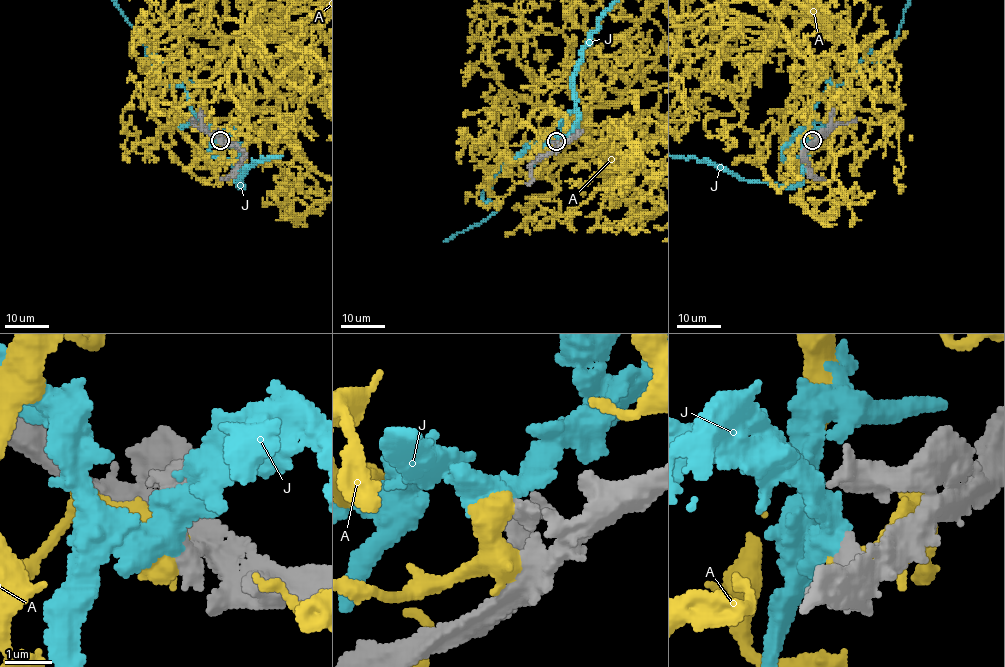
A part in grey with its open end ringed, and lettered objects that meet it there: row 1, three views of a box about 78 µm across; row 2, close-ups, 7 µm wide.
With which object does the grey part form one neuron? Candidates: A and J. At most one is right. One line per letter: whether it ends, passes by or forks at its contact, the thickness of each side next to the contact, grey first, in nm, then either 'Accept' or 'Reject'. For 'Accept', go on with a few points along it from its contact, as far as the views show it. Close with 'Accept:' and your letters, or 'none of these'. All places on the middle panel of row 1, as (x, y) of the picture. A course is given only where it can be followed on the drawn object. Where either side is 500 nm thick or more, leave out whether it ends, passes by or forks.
A: Thickness 280 nm (grey) against 650 nm. Reject
J: It passes by. Thickness 280 nm (grey) against 420 nm. Accept
Accept: J

